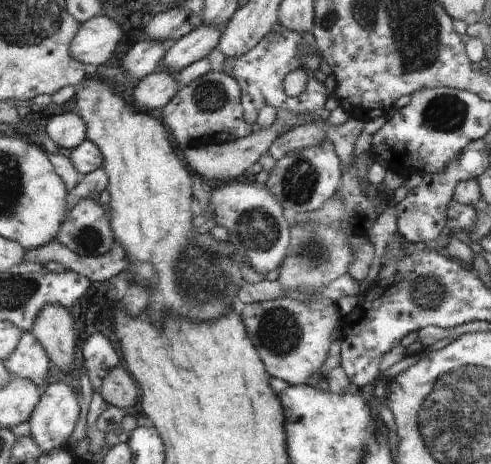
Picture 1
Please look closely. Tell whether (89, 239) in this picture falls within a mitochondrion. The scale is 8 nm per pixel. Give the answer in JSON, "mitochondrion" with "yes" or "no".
{"mitochondrion":"yes"}

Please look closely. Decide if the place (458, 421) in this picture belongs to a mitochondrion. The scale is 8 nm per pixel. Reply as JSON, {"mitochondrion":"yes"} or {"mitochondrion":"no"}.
{"mitochondrion":"yes"}

